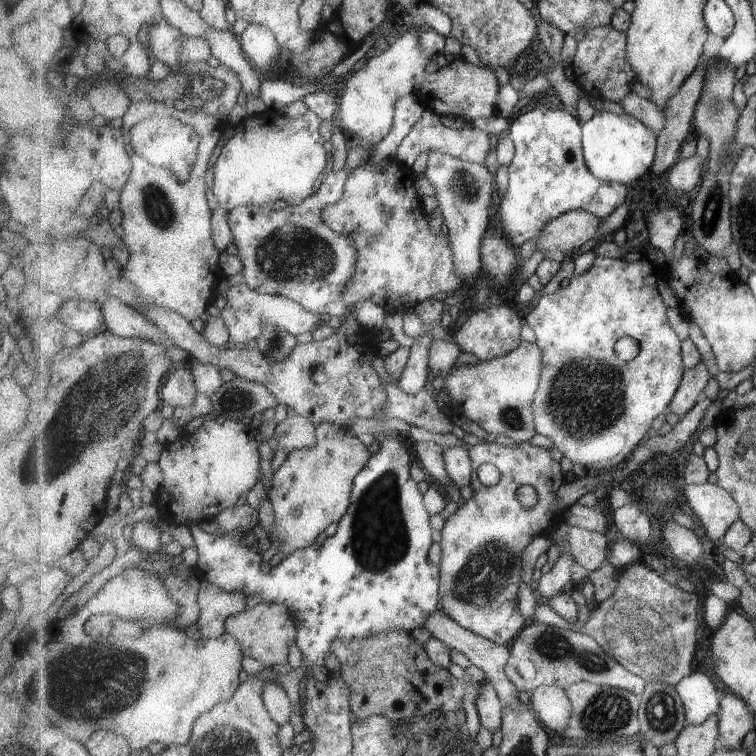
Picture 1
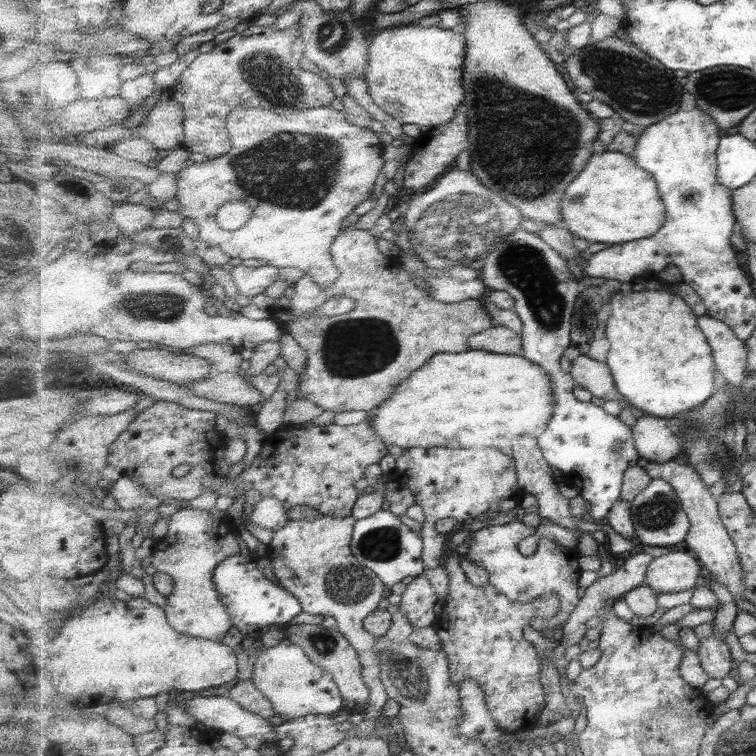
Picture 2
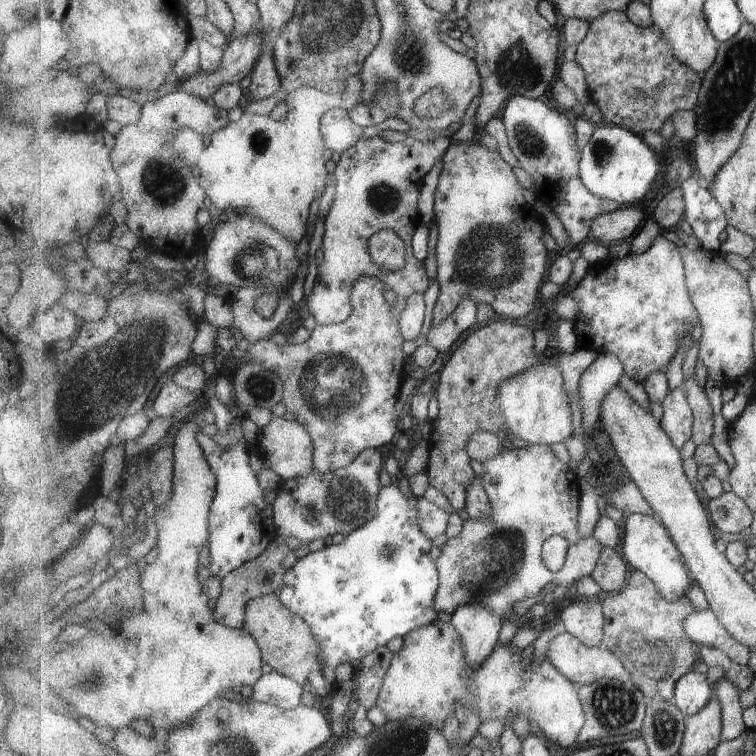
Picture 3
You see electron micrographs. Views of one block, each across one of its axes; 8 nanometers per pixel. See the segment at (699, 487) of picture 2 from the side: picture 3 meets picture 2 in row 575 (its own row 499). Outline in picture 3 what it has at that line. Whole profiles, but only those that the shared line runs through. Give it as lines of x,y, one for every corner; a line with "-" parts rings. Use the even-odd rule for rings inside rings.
733,491
710,500
710,518
716,532
737,533
753,524
753,510

